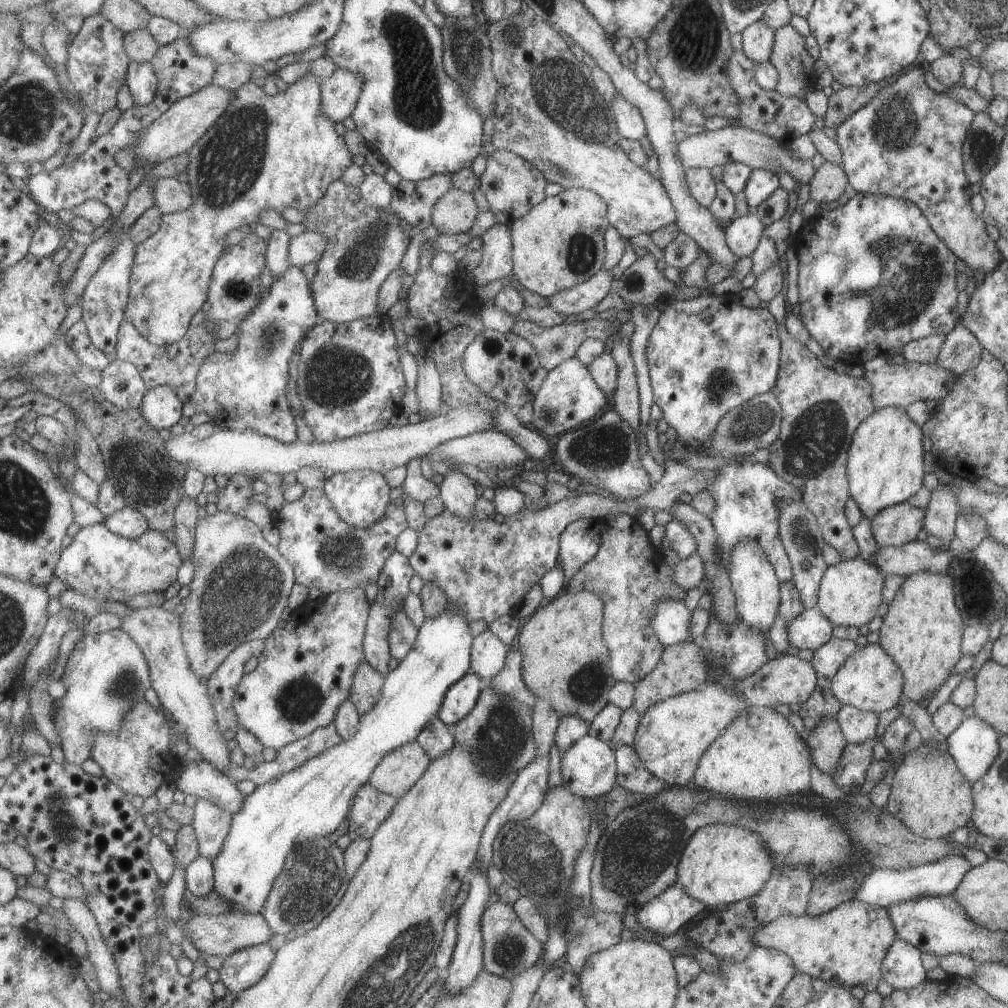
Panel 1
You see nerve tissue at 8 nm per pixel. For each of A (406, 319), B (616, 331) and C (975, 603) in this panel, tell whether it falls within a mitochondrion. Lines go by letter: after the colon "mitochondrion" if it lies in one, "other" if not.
A: other
B: other
C: other

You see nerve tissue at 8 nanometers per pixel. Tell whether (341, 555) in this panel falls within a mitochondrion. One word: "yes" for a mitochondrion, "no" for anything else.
yes

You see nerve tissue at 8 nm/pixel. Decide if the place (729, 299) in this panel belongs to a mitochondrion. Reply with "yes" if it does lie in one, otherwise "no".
no

